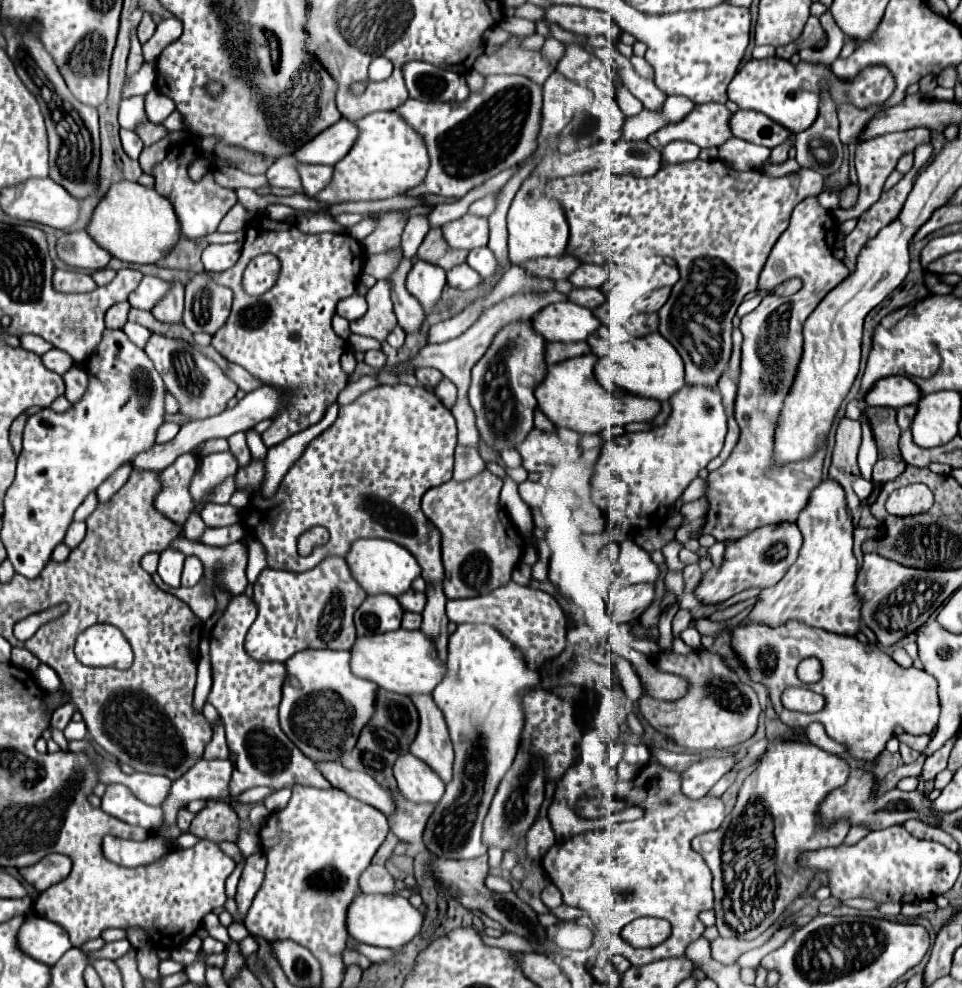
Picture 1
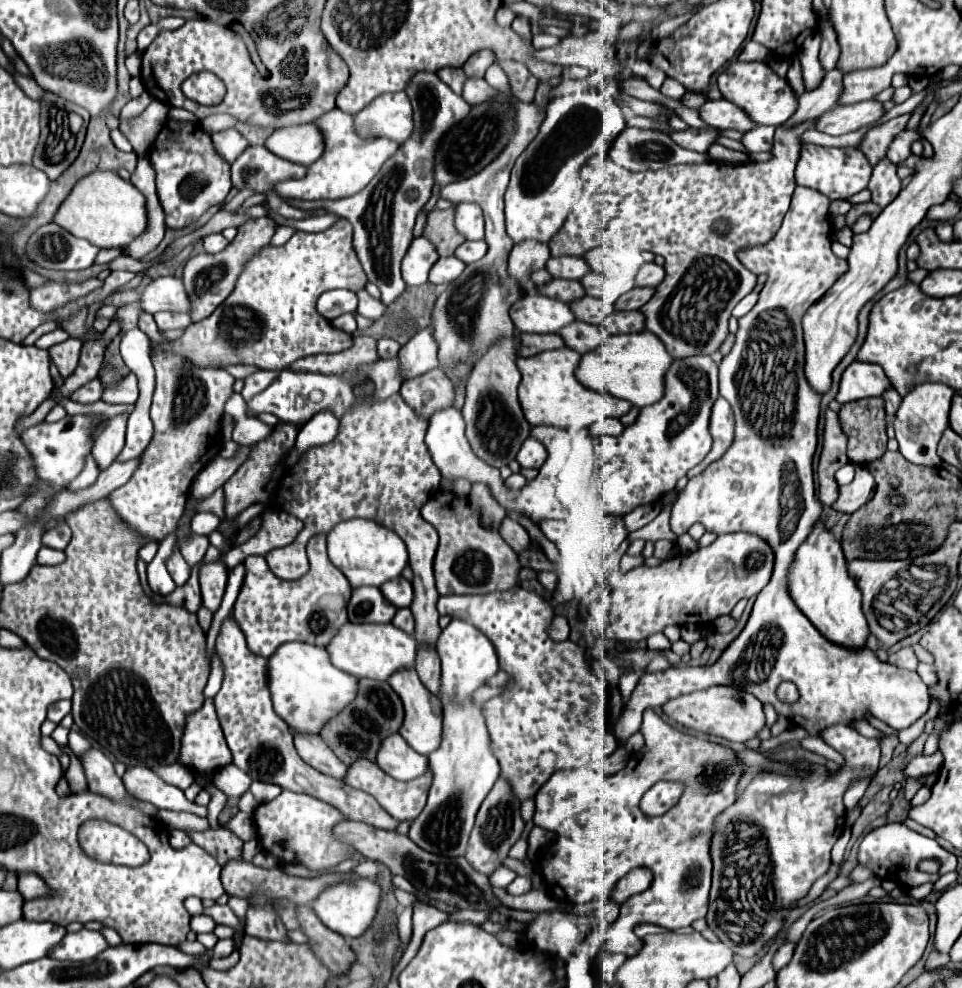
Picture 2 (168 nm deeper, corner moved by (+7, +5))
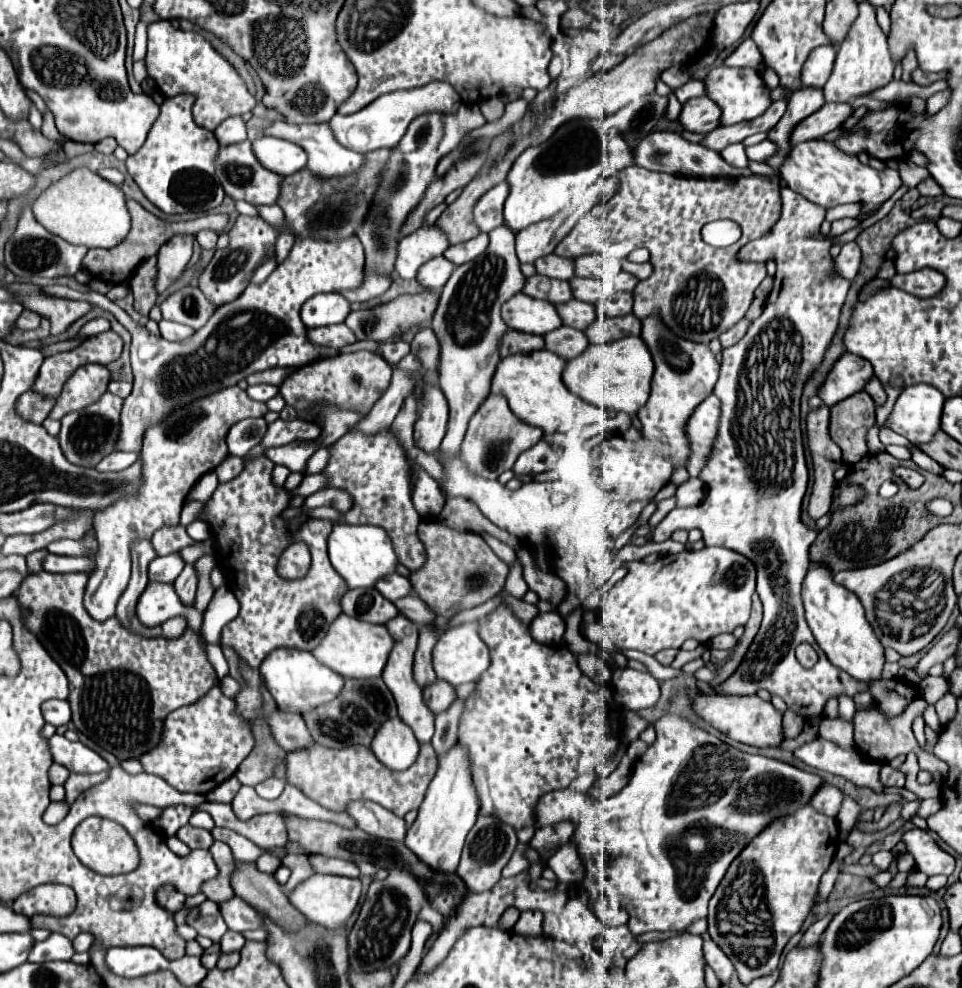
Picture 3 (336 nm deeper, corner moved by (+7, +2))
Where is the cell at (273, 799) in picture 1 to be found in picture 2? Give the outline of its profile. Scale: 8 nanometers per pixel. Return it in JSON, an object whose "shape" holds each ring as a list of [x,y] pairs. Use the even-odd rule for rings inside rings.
{"shape":[[[253,781],[253,785],[251,785],[251,789],[249,789],[249,791],[255,795],[257,803],[267,803],[267,801],[273,801],[273,799],[281,793],[281,787],[271,785],[271,783]]]}

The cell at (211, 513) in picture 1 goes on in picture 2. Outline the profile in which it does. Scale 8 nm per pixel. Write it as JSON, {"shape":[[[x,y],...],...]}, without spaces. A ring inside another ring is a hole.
{"shape":[[[201,511],[193,517],[191,521],[191,529],[197,531],[199,535],[209,535],[209,531],[215,531],[219,527],[221,519],[215,515],[215,513],[209,513],[209,511]]]}

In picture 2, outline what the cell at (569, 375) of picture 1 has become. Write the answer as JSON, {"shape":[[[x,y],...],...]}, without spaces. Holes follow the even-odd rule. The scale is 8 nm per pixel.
{"shape":[[[569,347],[545,351],[535,357],[517,359],[517,367],[523,375],[519,383],[519,401],[525,413],[525,419],[531,425],[553,425],[561,429],[585,429],[591,427],[595,421],[605,417],[621,417],[625,415],[633,405],[625,399],[617,399],[607,393],[599,393],[593,389],[583,387],[577,377],[575,369],[581,361],[581,355]]]}

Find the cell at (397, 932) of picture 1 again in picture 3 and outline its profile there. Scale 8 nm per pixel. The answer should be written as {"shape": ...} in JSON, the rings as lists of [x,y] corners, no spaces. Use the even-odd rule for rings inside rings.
{"shape":[[[313,874],[301,884],[297,884],[291,892],[287,892],[289,902],[311,922],[321,926],[343,926],[355,910],[355,904],[361,896],[361,880],[345,878],[345,876],[329,876],[329,874]]]}

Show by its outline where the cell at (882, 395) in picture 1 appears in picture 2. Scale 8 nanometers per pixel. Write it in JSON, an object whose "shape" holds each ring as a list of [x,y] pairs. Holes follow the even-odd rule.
{"shape":[[[853,361],[843,373],[837,401],[843,405],[865,397],[881,397],[889,387],[891,387],[889,377],[879,365]]]}

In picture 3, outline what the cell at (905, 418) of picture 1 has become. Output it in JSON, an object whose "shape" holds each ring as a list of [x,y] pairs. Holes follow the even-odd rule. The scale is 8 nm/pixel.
{"shape":[[[873,376],[867,384],[865,384],[865,392],[875,400],[875,404],[877,406],[881,406],[883,402],[885,402],[885,390],[883,390],[883,386],[881,386],[881,382],[877,382],[877,378]]]}

